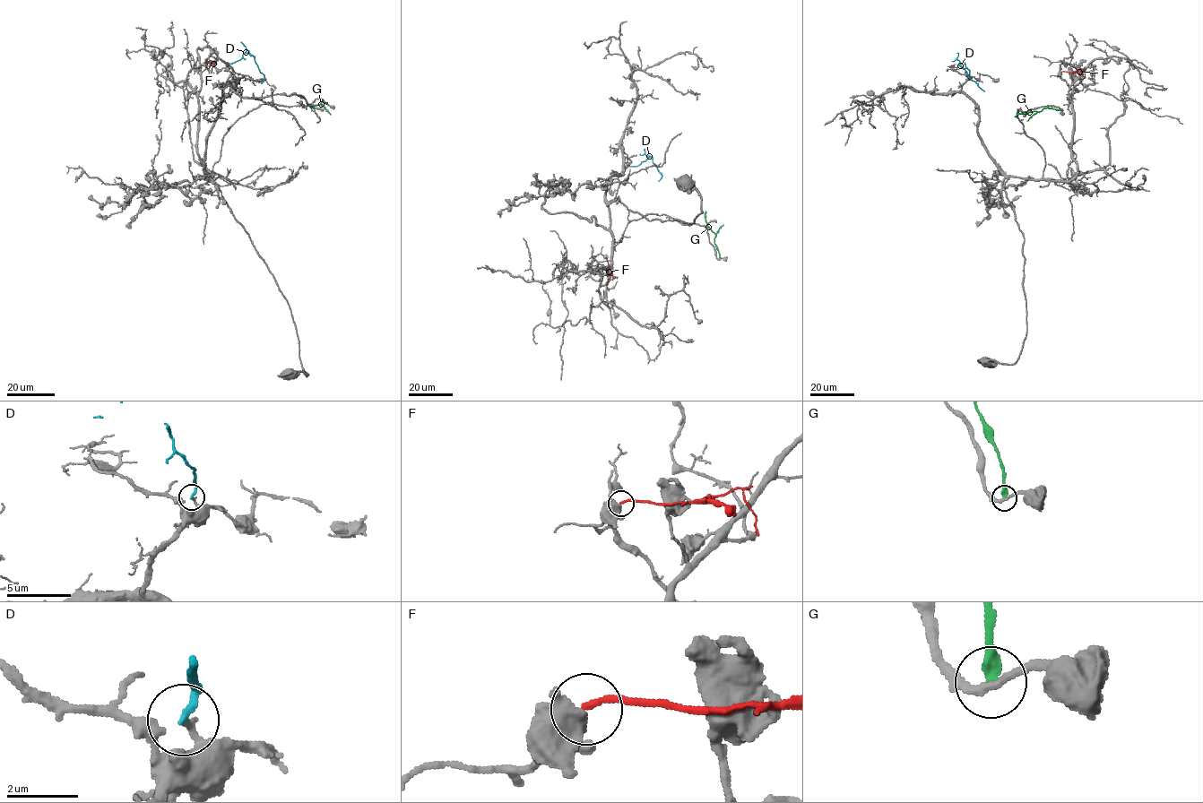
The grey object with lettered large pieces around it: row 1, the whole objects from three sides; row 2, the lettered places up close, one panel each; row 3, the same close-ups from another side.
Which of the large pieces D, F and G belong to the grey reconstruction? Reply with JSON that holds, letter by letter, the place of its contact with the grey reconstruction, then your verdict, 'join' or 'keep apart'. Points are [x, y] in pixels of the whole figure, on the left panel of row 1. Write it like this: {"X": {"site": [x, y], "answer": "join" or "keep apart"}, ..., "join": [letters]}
{"D": {"site": [229, 65], "answer": "join"}, "F": {"site": [204, 63], "answer": "keep apart"}, "G": {"site": [326, 103], "answer": "keep apart"}, "join": ["D"]}

